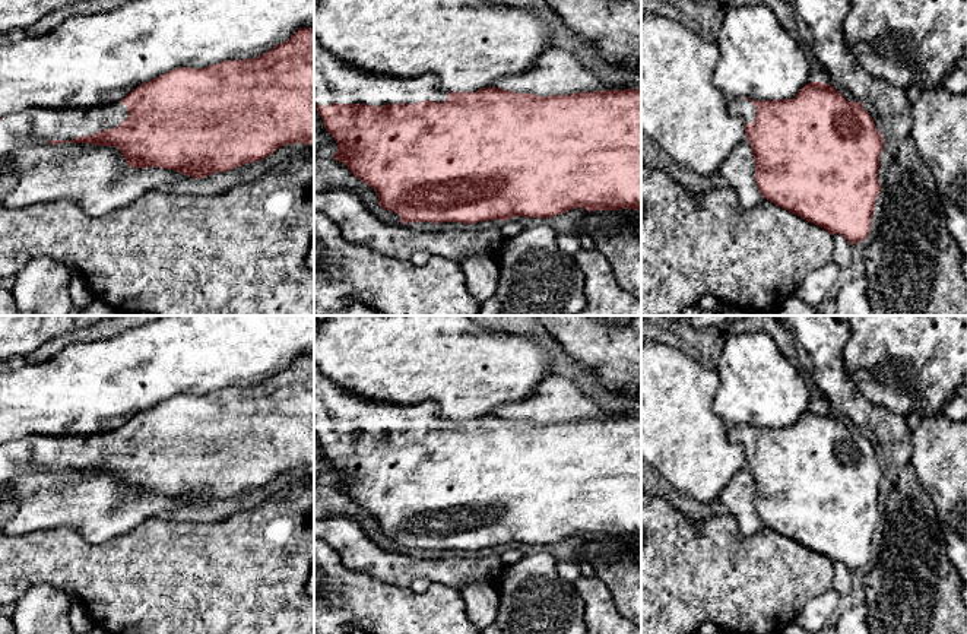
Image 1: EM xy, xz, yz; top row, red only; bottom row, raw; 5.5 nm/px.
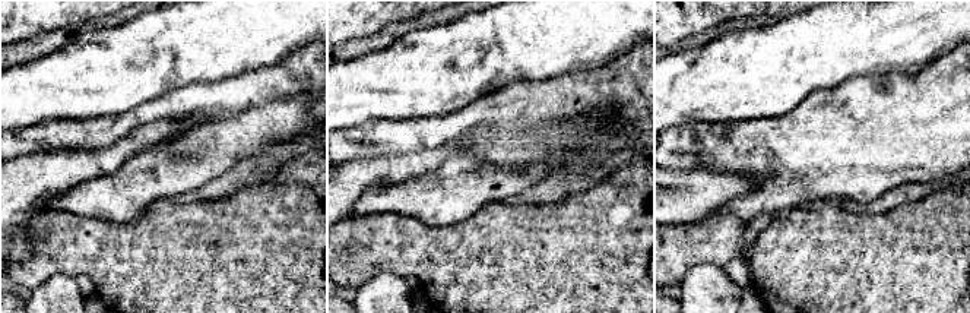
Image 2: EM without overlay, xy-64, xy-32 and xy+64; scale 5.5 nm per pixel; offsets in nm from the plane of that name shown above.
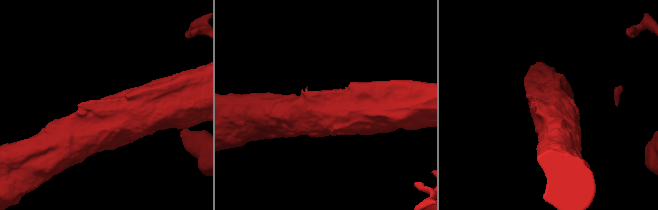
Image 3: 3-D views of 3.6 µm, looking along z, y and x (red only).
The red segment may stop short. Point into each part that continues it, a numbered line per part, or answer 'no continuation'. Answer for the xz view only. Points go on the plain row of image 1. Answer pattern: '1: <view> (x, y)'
1: xz (335, 409)

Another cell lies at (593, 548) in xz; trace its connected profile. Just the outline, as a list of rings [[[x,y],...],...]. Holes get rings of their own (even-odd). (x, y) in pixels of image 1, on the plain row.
[[[593,538],[586,542],[586,545],[570,559],[576,564],[581,562],[593,562],[596,558],[599,558],[606,551],[606,542],[605,538]]]

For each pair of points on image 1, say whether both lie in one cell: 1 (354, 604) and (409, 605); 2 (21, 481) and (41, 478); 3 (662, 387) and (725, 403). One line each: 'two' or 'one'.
1: one
2: one
3: two

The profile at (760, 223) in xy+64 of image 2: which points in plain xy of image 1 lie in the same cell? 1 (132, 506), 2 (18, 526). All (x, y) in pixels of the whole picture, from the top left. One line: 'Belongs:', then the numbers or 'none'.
Belongs: 1, 2

